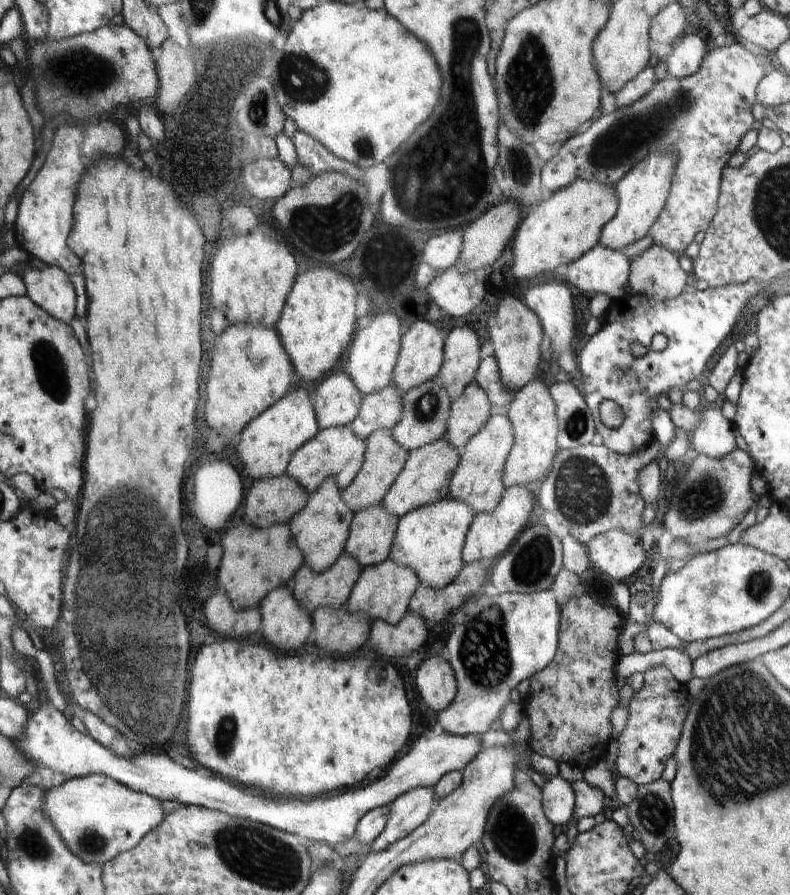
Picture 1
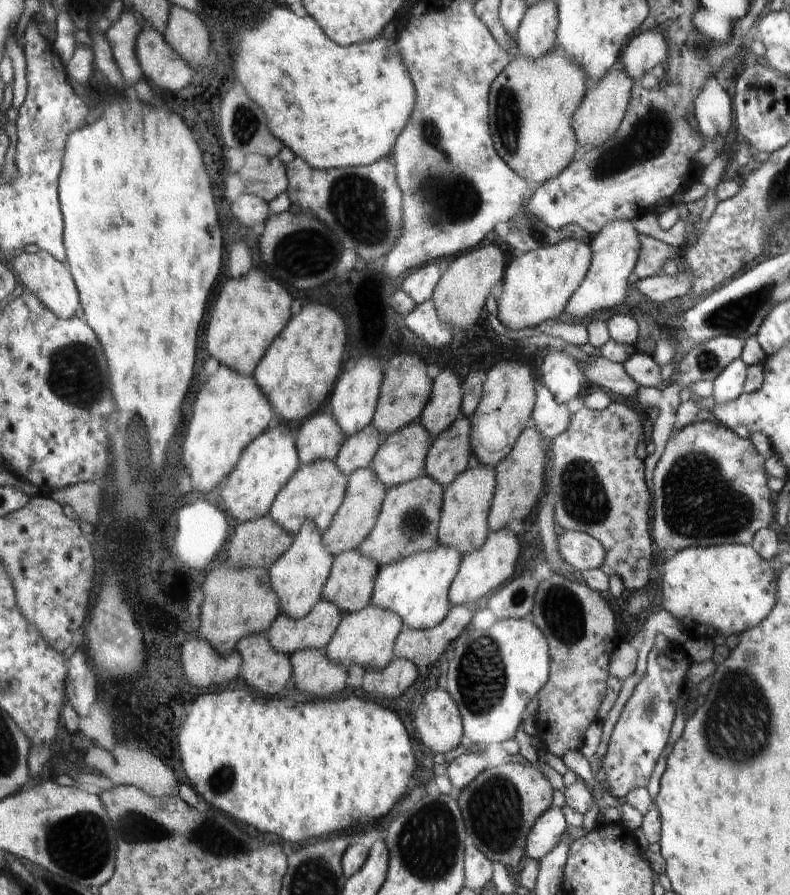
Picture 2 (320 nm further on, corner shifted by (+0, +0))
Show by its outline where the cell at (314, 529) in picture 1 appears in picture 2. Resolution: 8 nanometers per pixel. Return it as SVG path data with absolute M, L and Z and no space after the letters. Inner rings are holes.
M307 518L302 529L293 536L289 550L268 569L270 582L277 594L280 614L293 619L304 618L322 599L326 581L332 572L334 556L325 547L321 536L315 522Z

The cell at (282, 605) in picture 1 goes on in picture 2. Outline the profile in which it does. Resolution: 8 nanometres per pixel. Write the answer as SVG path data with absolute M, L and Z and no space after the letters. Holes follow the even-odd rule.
M254 633L236 646L236 652L244 662L242 676L252 690L267 697L278 696L293 673L288 655L273 649L266 633Z

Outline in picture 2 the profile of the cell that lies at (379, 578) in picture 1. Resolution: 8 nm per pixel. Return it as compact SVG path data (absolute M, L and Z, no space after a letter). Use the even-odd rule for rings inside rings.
M371 602L361 611L343 615L330 642L325 646L324 652L327 659L341 665L346 671L354 663L362 666L364 670L383 671L394 657L395 640L403 629L402 621L396 613L387 611Z

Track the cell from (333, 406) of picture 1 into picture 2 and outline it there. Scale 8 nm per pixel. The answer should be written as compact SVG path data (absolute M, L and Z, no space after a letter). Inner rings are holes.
M328 410L314 415L298 428L297 457L300 468L318 461L335 462L346 434Z

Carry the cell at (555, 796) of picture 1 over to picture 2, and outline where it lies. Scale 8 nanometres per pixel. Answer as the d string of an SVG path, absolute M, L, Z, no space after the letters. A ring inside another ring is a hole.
M551 806L532 825L525 842L525 856L534 860L544 858L565 833L567 822L562 809Z

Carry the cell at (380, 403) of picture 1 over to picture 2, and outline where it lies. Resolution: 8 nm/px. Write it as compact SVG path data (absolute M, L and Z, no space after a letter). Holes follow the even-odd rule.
M370 424L358 434L346 436L334 464L346 478L358 469L368 469L380 443L379 432Z

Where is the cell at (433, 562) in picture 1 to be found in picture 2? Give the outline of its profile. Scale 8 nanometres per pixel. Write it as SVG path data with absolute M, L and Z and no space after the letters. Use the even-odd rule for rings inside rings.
M440 544L431 551L418 554L418 556L402 559L400 562L386 565L377 572L371 602L387 611L396 613L404 628L408 629L431 629L438 626L446 618L451 609L448 600L450 585L456 578L460 557L454 549L445 549Z

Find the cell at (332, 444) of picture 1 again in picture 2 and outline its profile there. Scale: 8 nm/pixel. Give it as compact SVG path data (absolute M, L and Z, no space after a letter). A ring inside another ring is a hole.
M318 461L304 468L299 468L290 480L290 486L282 490L282 498L273 502L268 514L292 536L298 533L307 518L315 522L323 535L329 530L338 507L343 501L347 487L347 478L339 472L333 462Z

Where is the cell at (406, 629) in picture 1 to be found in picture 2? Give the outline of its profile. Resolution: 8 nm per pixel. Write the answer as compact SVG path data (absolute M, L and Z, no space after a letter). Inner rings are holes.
M393 657L383 671L366 669L361 688L370 698L394 700L414 684L417 676L417 668L412 661Z

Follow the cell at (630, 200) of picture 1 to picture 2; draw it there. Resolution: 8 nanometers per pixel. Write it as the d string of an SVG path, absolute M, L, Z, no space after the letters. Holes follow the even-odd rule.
M616 221L609 223L595 237L591 238L591 263L584 280L570 297L565 311L585 323L594 318L594 314L606 308L618 308L630 292L633 281L633 270L639 255L640 241L638 232L631 221Z

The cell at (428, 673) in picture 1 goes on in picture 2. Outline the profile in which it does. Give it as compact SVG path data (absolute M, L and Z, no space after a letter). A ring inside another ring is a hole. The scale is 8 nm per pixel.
M444 687L424 694L415 722L420 740L440 756L454 751L464 735L460 712Z

